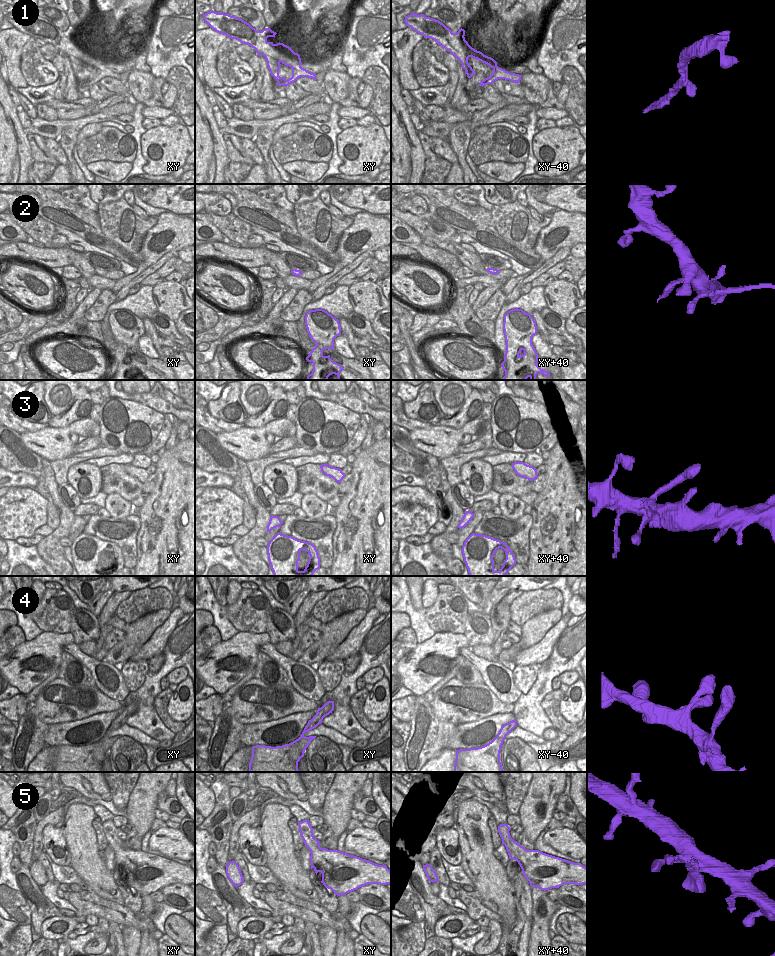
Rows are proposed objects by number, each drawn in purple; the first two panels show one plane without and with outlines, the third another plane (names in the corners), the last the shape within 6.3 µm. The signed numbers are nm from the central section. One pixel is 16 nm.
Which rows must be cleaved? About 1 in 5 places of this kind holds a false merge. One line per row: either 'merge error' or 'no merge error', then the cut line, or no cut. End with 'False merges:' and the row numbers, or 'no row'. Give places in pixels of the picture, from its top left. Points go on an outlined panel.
1: no merge error; cut none
2: no merge error; cut none
3: no merge error; cut none
4: no merge error; cut none
5: no merge error; cut none
False merges: no row

